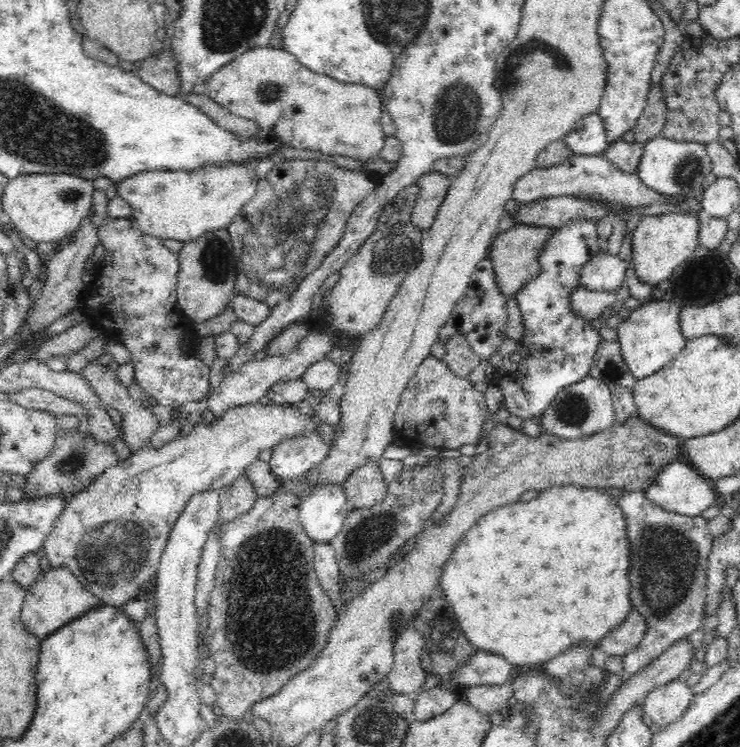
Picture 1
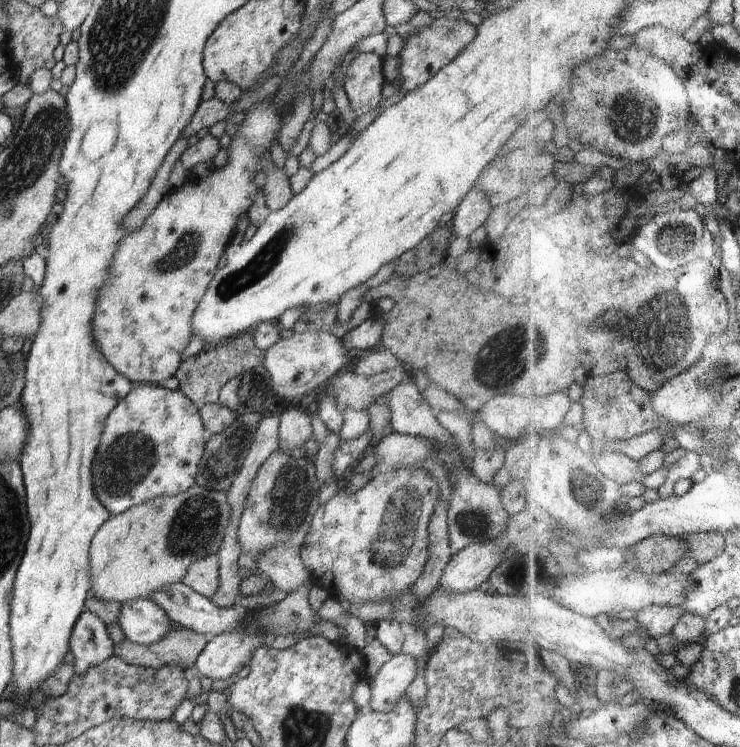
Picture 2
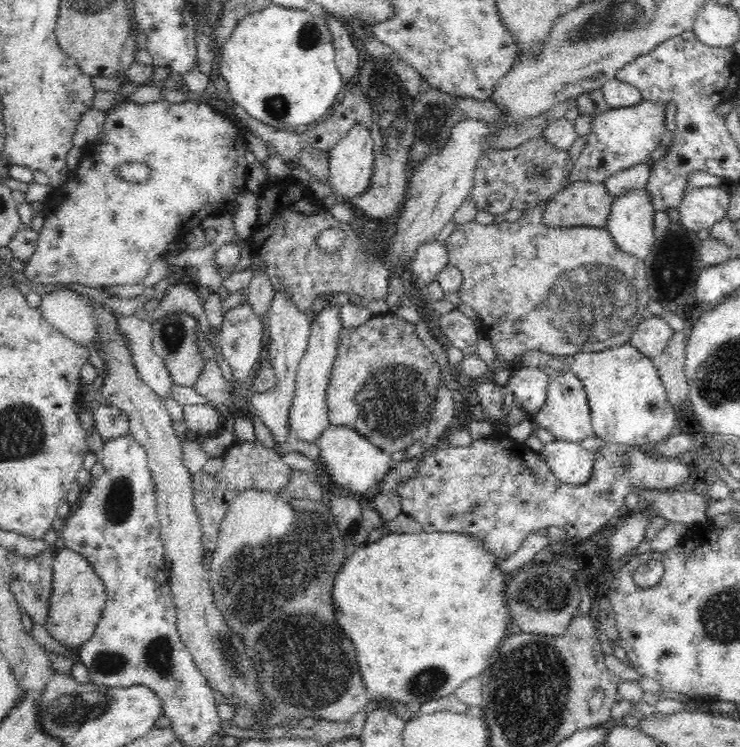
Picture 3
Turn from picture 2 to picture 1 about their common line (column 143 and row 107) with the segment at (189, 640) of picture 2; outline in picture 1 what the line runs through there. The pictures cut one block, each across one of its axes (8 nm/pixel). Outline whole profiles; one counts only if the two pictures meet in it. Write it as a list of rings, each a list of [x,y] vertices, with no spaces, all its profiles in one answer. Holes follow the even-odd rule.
[[[661,84],[652,87],[649,91],[646,109],[633,128],[636,142],[644,145],[647,141],[658,137],[666,125],[667,112],[664,89]]]

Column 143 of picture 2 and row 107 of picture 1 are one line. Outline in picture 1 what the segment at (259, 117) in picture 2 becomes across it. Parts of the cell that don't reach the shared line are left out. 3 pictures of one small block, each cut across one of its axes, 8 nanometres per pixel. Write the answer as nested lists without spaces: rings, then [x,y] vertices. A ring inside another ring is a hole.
[[[270,45],[251,48],[219,68],[205,83],[208,85],[206,93],[217,104],[236,116],[256,122],[260,129],[268,129],[288,147],[320,151],[324,155],[350,157],[358,161],[380,158],[382,144],[385,142],[380,123],[383,106],[380,91],[362,84],[339,82],[334,77],[312,72],[284,48]]]

